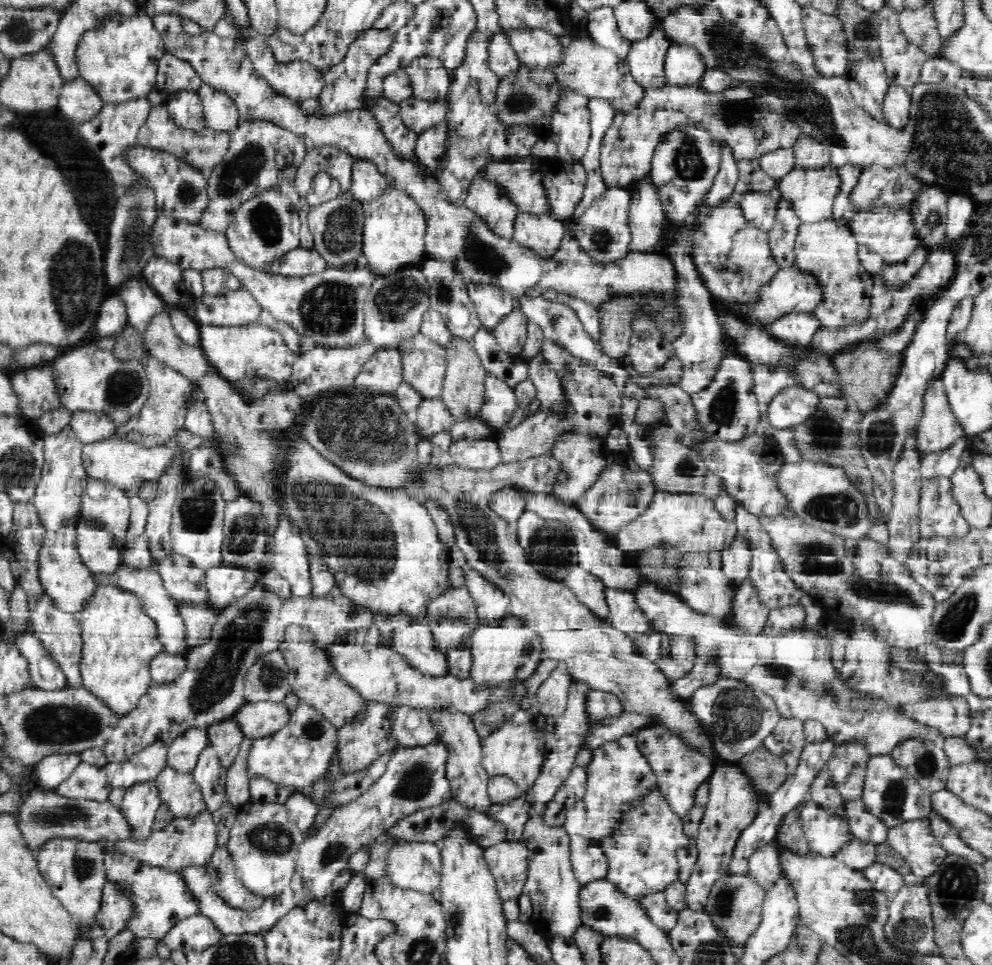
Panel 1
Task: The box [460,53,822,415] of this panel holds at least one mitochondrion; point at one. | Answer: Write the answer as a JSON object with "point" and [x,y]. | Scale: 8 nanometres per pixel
{"point":[734,113]}

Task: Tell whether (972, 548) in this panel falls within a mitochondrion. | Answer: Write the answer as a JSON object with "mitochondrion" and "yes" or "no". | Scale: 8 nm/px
{"mitochondrion":"yes"}

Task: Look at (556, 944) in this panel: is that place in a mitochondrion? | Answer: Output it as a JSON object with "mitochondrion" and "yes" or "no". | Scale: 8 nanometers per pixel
{"mitochondrion":"no"}

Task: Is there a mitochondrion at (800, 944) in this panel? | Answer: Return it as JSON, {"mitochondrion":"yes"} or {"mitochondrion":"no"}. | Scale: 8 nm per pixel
{"mitochondrion":"yes"}

